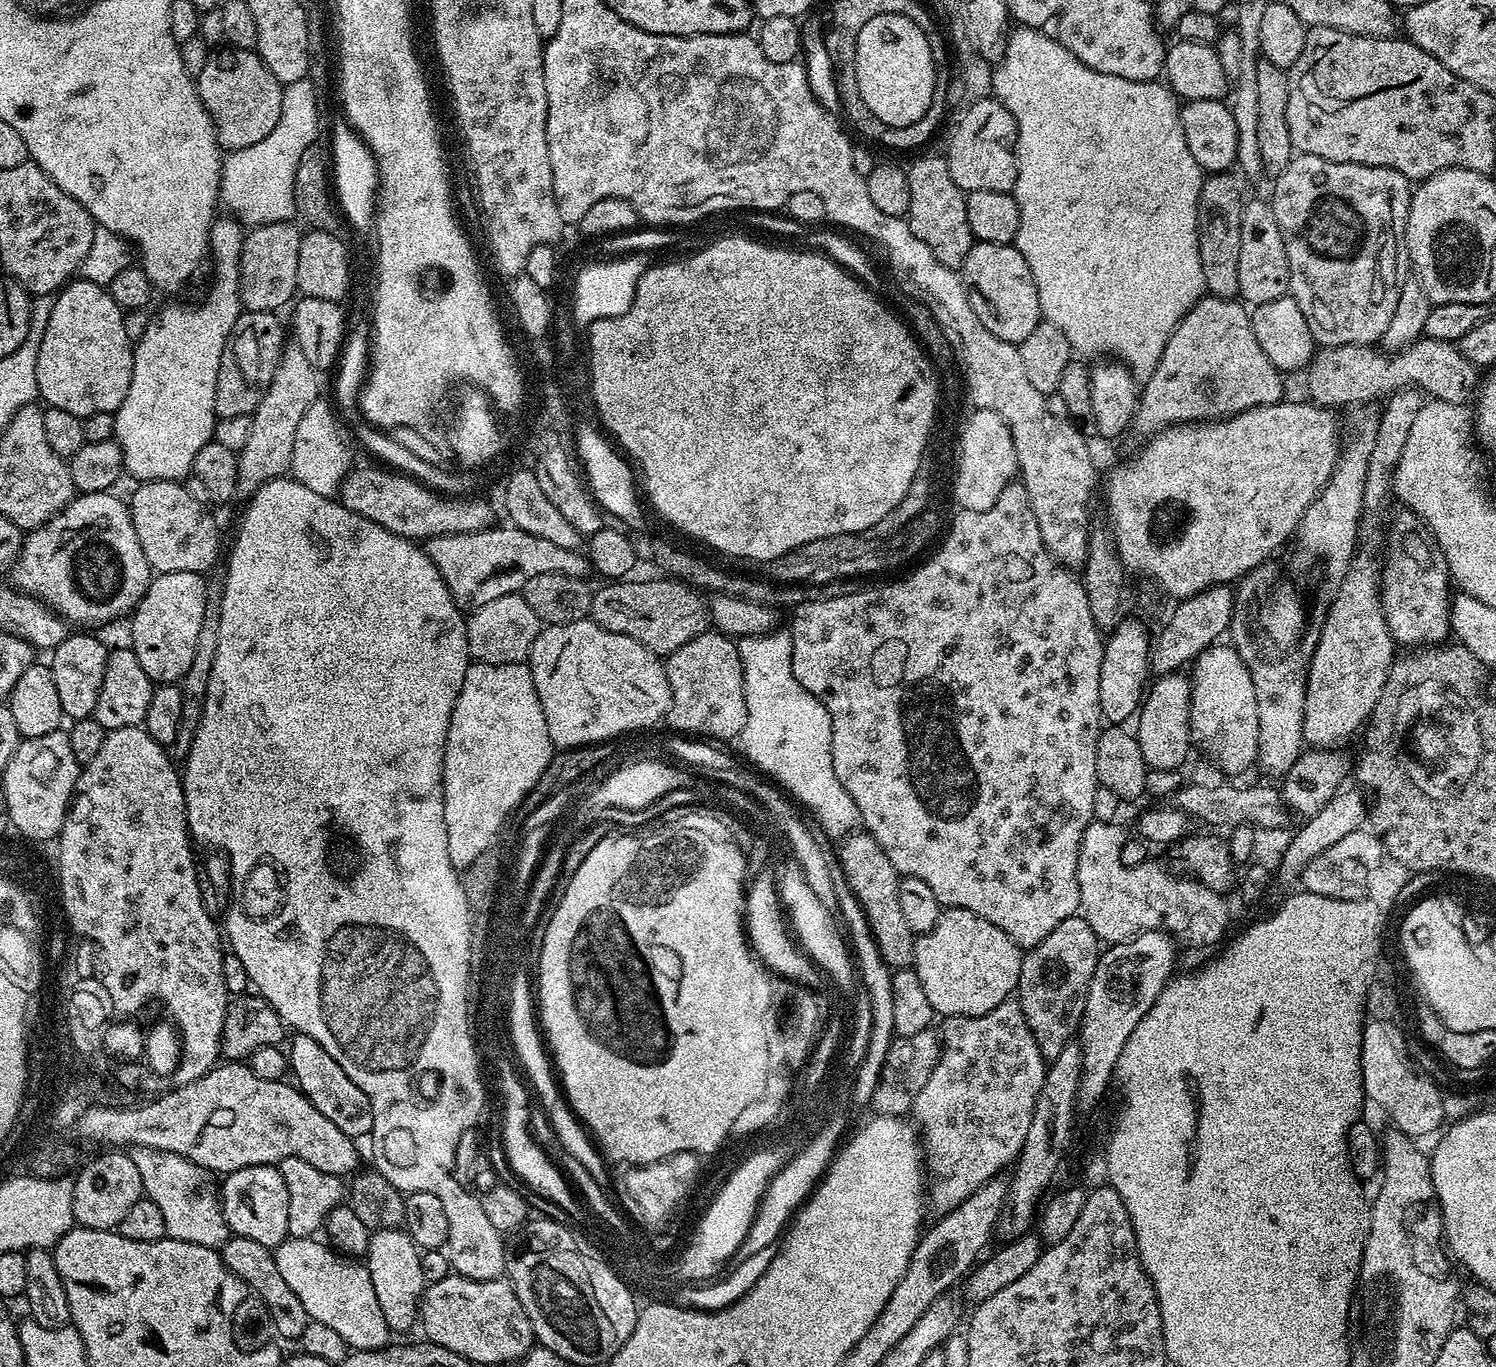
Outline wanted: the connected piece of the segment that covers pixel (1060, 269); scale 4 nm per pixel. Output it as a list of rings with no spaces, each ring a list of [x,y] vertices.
[[[1013,27],[1008,38],[1008,45],[1004,51],[1004,58],[995,71],[991,73],[991,95],[1000,100],[1006,106],[1006,110],[1010,110],[1010,114],[1014,114],[1014,122],[1016,123],[1016,187],[1014,195],[1018,202],[1020,229],[1014,243],[1016,249],[1022,254],[1022,258],[1026,258],[1026,266],[1030,266],[1030,274],[1034,274],[1034,286],[1038,286],[1038,306],[1040,307],[1041,317],[1047,323],[1058,326],[1058,330],[1062,330],[1062,334],[1066,334],[1066,342],[1070,342],[1073,353],[1080,358],[1089,358],[1088,356],[1100,356],[1103,352],[1109,352],[1112,355],[1109,357],[1115,358],[1119,363],[1123,364],[1138,382],[1145,382],[1150,378],[1150,374],[1154,374],[1154,370],[1162,358],[1162,350],[1166,350],[1166,342],[1170,342],[1170,334],[1174,334],[1178,322],[1182,322],[1185,314],[1195,306],[1200,297],[1205,295],[1206,292],[1204,279],[1202,278],[1202,258],[1198,254],[1198,238],[1200,237],[1198,202],[1200,201],[1200,191],[1204,185],[1206,173],[1203,168],[1198,166],[1198,162],[1194,162],[1194,154],[1190,154],[1190,146],[1186,146],[1186,134],[1182,132],[1178,100],[1171,87],[1160,82],[1141,82],[1130,78],[1118,78],[1114,74],[1102,74],[1090,70],[1090,66],[1086,66],[1078,58],[1074,58],[1074,54],[1070,54],[1070,50],[1066,50],[1066,46],[1062,46],[1055,35],[1047,36],[1046,33],[1047,31],[1039,28]]]

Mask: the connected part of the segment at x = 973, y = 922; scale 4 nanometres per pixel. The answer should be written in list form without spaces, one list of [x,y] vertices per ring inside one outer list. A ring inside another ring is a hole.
[[[944,908],[932,929],[919,933],[916,938],[914,970],[918,974],[918,982],[922,982],[926,990],[926,998],[930,1001],[933,1013],[940,1018],[990,1014],[994,1006],[1009,999],[1017,991],[1023,961],[1020,947],[1006,933],[998,930],[994,922],[986,922],[986,918],[961,908]]]

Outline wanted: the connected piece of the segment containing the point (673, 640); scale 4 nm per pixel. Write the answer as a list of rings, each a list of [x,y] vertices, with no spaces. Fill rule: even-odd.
[[[679,578],[636,579],[608,582],[603,585],[605,588],[597,587],[593,591],[590,618],[595,624],[614,634],[626,634],[642,642],[642,646],[661,658],[667,658],[674,650],[678,650],[678,646],[686,646],[686,642],[709,631],[709,601],[703,600],[693,585]]]

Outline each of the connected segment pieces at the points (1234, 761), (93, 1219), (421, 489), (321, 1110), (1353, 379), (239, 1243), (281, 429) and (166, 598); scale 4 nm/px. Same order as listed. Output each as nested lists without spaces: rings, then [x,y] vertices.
[[[1215,644],[1193,661],[1191,736],[1222,771],[1240,774],[1257,761],[1258,702],[1249,668],[1230,644]]]
[[[104,1150],[101,1156],[96,1156],[77,1176],[74,1176],[74,1218],[76,1224],[82,1228],[106,1228],[109,1230],[119,1229],[122,1218],[130,1211],[130,1206],[138,1202],[144,1196],[142,1186],[142,1174],[138,1174],[138,1166],[134,1166],[131,1155],[122,1153],[120,1150]]]
[[[353,467],[338,489],[340,503],[362,514],[362,518],[370,518],[372,522],[378,522],[378,526],[417,542],[427,541],[429,536],[480,532],[483,528],[493,527],[492,508],[486,501],[479,500],[479,495],[472,494],[467,498],[445,496],[403,472],[375,467]]]
[[[296,1032],[293,1037],[292,1041],[287,1041],[286,1055],[295,1087],[304,1093],[306,1099],[318,1110],[318,1114],[326,1114],[326,1118],[330,1118],[330,1122],[334,1122],[334,1126],[338,1126],[342,1134],[353,1138],[367,1137],[374,1126],[374,1114],[370,1110],[366,1094],[358,1090],[346,1070],[342,1070],[342,1066],[338,1066],[338,1062],[334,1062],[334,1058],[330,1058],[330,1054],[326,1054],[326,1050],[318,1046],[318,1042],[314,1042],[314,1038],[301,1032]]]
[[[1427,338],[1415,340],[1394,353],[1367,344],[1321,347],[1308,363],[1306,375],[1308,392],[1312,395],[1309,397],[1329,410],[1339,409],[1339,404],[1359,406],[1380,402],[1399,388],[1419,388],[1425,397],[1464,404],[1468,391],[1470,396],[1478,384],[1477,368],[1462,358],[1456,344]]]
[[[232,1234],[223,1248],[219,1249],[219,1253],[224,1259],[224,1265],[235,1276],[242,1278],[242,1282],[246,1282],[252,1289],[252,1295],[260,1299],[263,1311],[272,1319],[277,1334],[281,1336],[279,1339],[299,1341],[302,1330],[306,1330],[309,1321],[306,1306],[298,1302],[298,1294],[294,1294],[294,1290],[290,1290],[290,1285],[283,1280],[282,1273],[278,1270],[275,1251],[262,1246],[262,1242],[254,1242],[254,1238],[242,1238]]]
[[[295,346],[285,347],[280,354],[278,370],[262,398],[256,411],[252,413],[250,438],[236,458],[236,496],[250,498],[266,482],[281,479],[292,467],[294,454],[294,434],[298,434],[298,422],[302,414],[321,395],[318,369]]]
[[[162,572],[153,575],[146,594],[140,599],[131,613],[132,653],[142,662],[142,670],[157,685],[176,684],[184,679],[186,670],[190,670],[190,661],[194,658],[194,646],[198,646],[198,630],[202,630],[202,614],[206,614],[206,594],[208,585],[205,577],[198,572]]]

